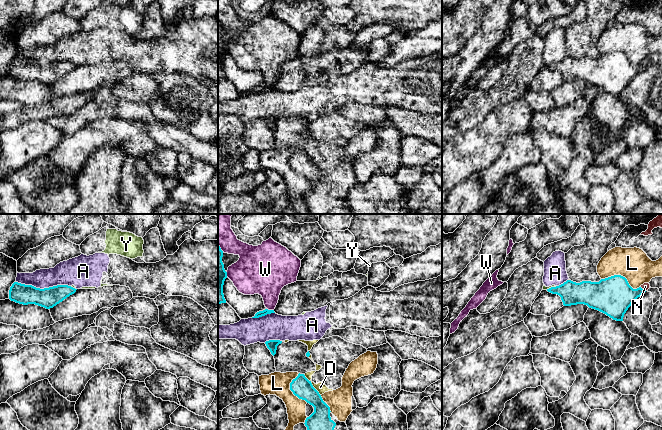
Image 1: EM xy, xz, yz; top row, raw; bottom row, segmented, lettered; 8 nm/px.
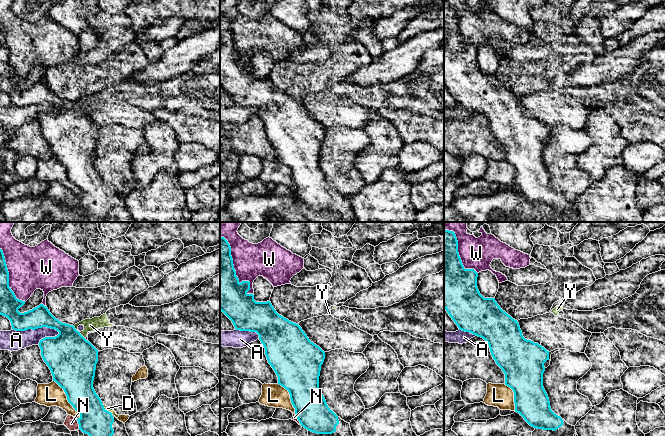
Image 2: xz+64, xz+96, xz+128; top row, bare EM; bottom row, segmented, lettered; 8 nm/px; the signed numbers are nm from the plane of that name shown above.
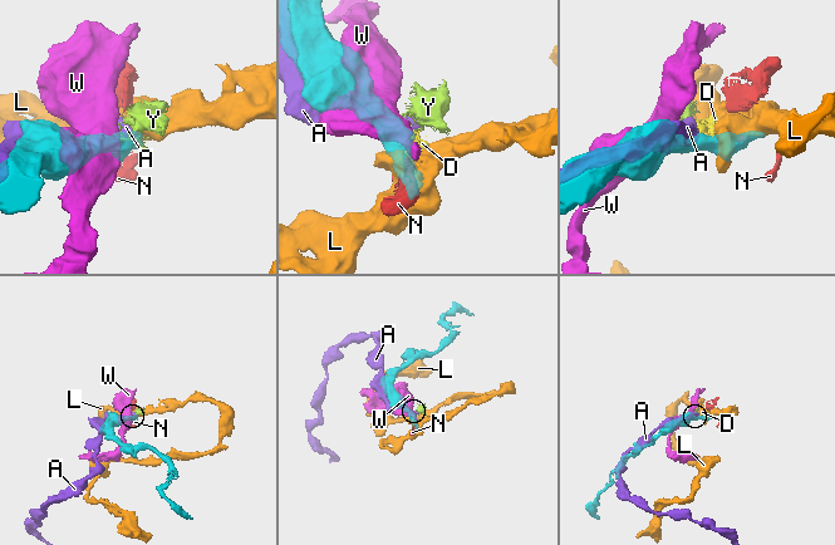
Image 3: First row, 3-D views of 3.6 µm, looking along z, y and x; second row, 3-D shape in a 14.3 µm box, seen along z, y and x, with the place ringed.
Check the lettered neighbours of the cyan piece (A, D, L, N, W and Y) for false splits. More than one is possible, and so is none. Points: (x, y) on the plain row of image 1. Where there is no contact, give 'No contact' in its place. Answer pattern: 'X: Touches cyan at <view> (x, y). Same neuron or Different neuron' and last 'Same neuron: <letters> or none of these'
A: Touches cyan at xy (44, 64). Different neuron
D: Touches cyan at xz (312, 161). Different neuron
L: Touches cyan at yz (620, 51). Different neuron
N: Touches cyan at yz (642, 65). Different neuron
W: Touches cyan at xz (270, 86). Different neuron
Y: Touches cyan at yz (551, 63). Different neuron
Same neuron: none of these

